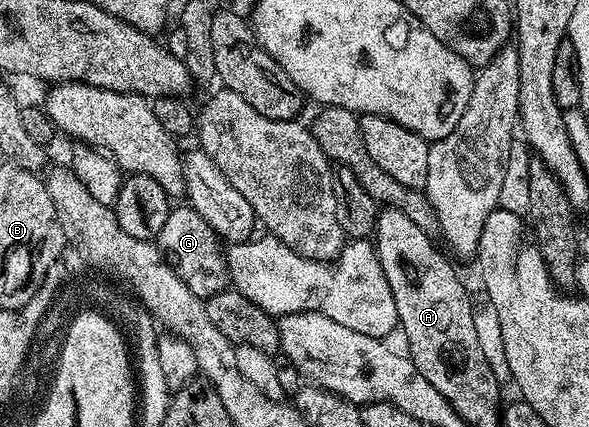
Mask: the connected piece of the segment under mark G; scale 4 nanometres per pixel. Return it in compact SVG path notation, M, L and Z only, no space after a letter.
M171 206L168 221L164 221L164 226L160 228L156 246L166 259L166 264L177 273L180 281L184 281L184 285L188 285L188 289L192 289L192 293L196 293L196 297L205 301L227 290L230 268L226 266L223 240L219 239L212 225L196 213L194 207Z

